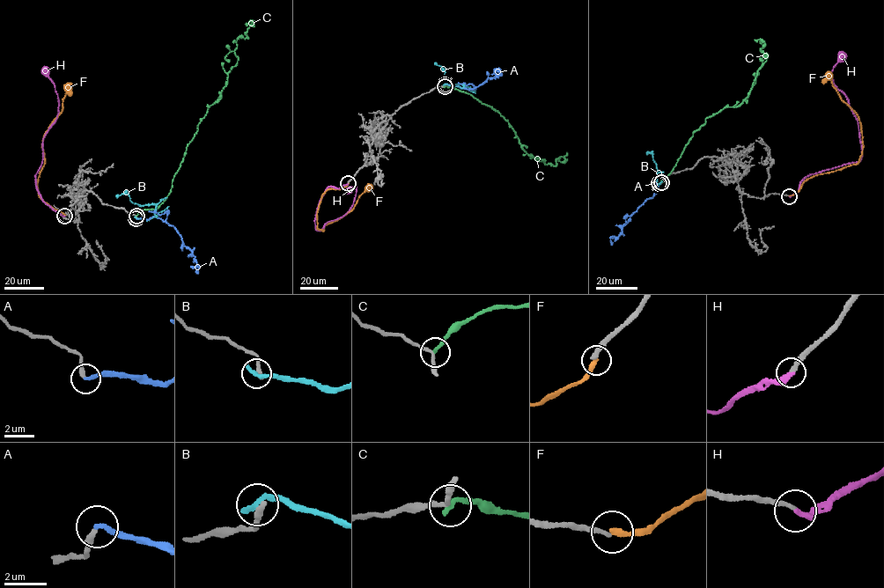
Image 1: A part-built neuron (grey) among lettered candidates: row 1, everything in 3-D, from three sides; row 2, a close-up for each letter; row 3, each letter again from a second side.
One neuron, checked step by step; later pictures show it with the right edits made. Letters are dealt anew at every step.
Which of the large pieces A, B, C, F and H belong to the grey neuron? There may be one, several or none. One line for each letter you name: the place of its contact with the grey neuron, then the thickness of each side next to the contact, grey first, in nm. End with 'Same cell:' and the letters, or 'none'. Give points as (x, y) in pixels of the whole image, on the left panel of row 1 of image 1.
A: contact (136, 218); calibres 220 and 240 nm
H: contact (64, 216); calibres 240 and 280 nm
Same cell: A, H

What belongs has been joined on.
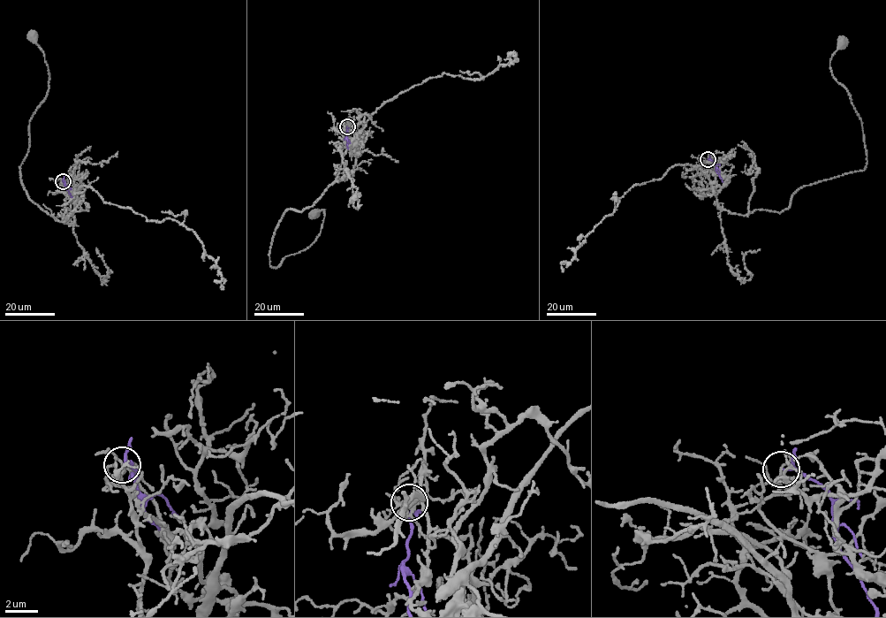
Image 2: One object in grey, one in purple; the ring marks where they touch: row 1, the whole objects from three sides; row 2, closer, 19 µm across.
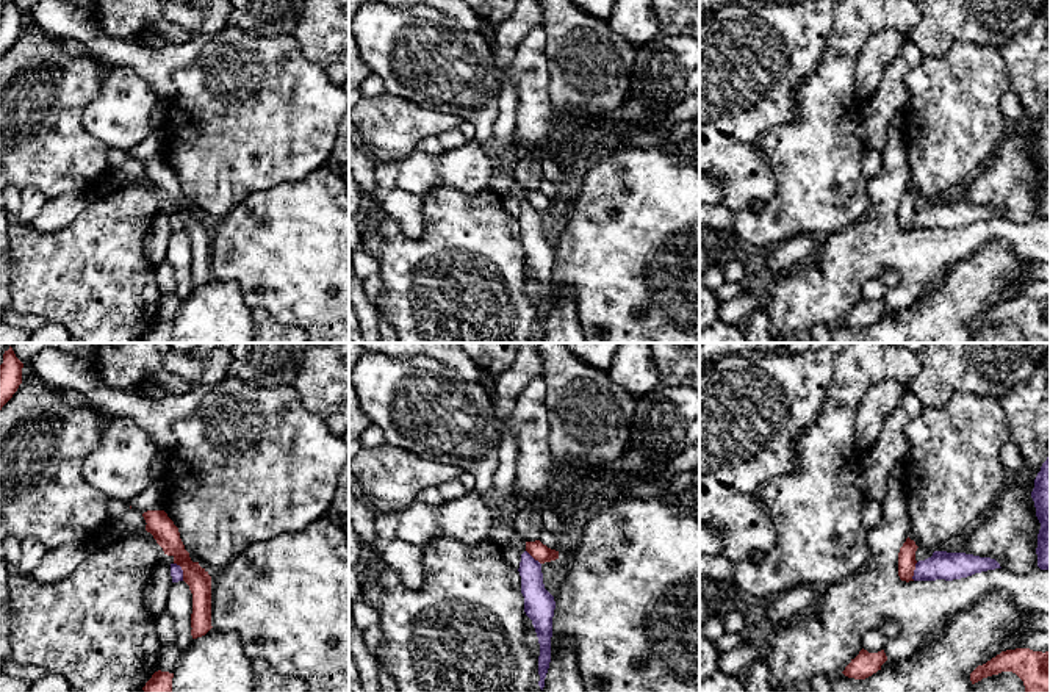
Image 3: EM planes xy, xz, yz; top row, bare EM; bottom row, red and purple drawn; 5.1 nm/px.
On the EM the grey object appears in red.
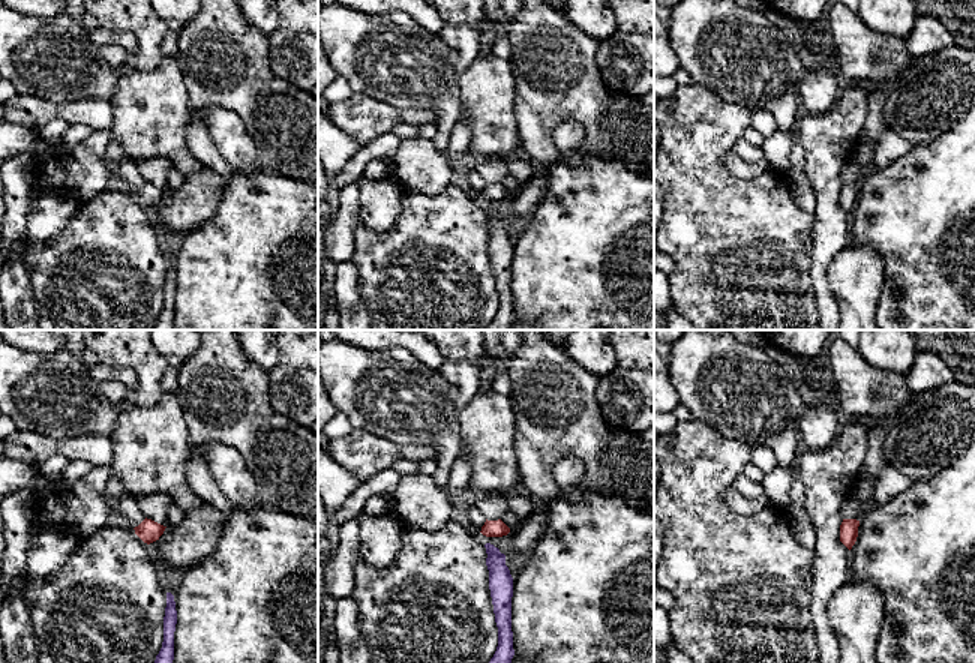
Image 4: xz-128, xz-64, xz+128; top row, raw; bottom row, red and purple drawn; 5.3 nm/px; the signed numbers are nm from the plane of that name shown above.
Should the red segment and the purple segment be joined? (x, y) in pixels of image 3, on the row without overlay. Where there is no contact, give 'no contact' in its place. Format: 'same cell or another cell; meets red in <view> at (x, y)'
another cell; meets red in xy at (182, 218)

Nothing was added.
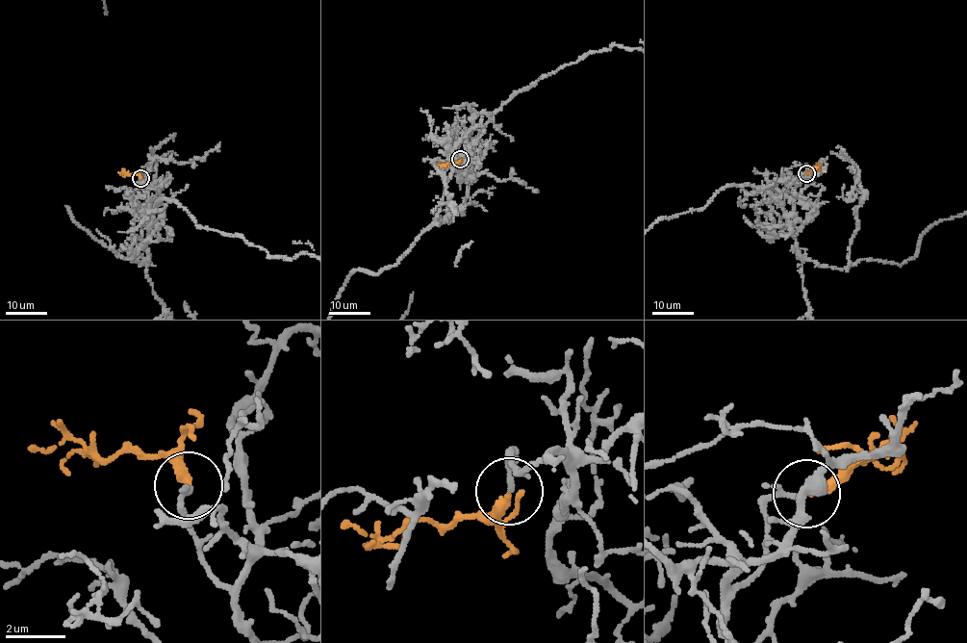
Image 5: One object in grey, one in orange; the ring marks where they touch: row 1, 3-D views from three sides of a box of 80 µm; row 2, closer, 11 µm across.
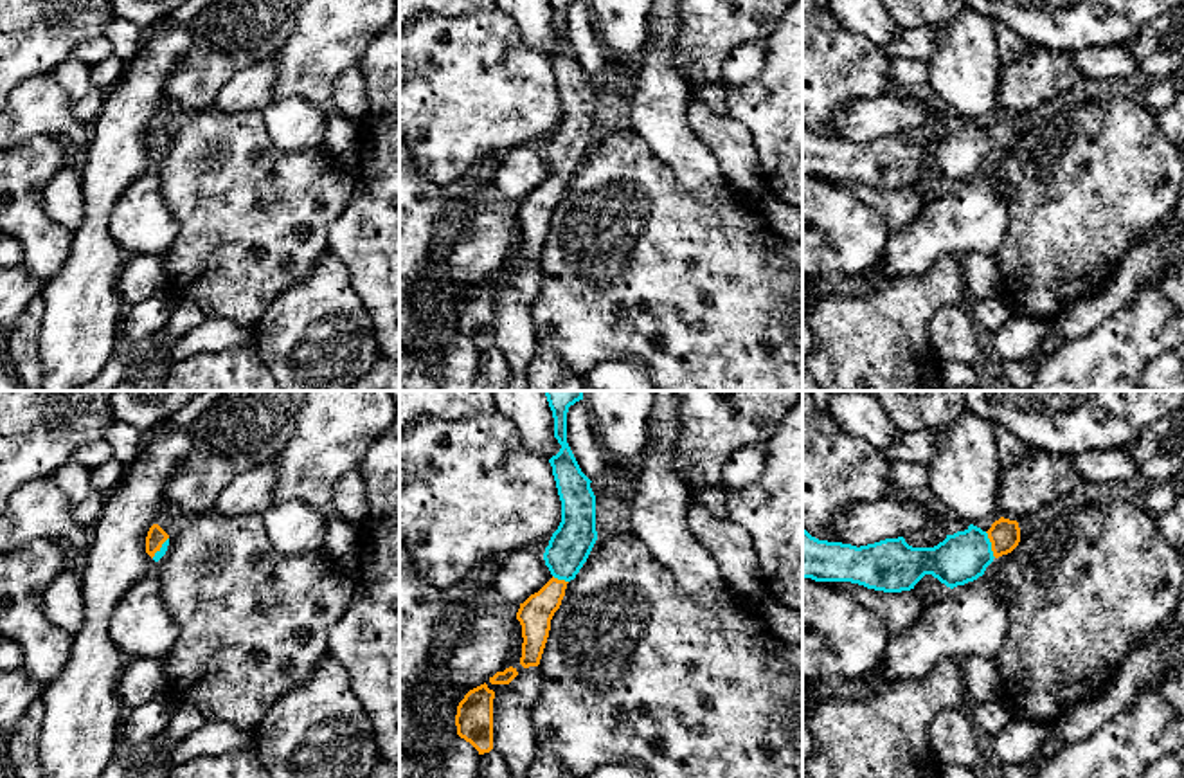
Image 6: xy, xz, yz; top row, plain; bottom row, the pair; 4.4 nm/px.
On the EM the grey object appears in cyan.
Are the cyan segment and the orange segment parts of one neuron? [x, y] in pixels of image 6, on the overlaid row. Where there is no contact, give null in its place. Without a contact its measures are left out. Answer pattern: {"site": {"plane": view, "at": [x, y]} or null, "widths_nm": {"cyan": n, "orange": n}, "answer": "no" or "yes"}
{"site": {"plane": "yz", "at": [990, 544]}, "widths_nm": {"cyan": 220, "orange": 140}, "answer": "yes"}

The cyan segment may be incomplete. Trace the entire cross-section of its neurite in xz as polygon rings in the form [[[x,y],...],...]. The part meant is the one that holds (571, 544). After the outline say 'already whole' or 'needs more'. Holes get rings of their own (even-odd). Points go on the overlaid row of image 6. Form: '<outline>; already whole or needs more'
[[[545,391],[545,396],[554,418],[554,438],[561,445],[549,459],[561,501],[561,522],[543,553],[552,578],[520,603],[516,612],[524,638],[520,657],[524,668],[540,665],[551,620],[561,605],[567,584],[576,578],[597,540],[592,481],[581,472],[567,443],[567,412],[583,400],[583,391]]]; needs more

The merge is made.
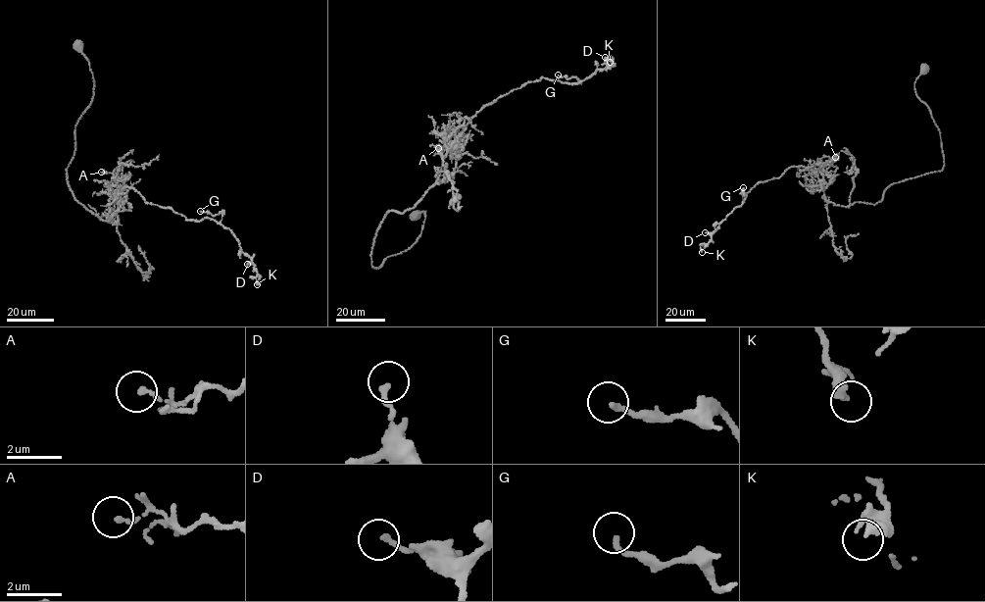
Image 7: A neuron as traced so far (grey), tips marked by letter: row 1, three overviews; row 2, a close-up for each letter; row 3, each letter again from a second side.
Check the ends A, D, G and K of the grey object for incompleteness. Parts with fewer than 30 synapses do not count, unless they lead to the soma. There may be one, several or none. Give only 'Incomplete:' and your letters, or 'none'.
Incomplete: none

